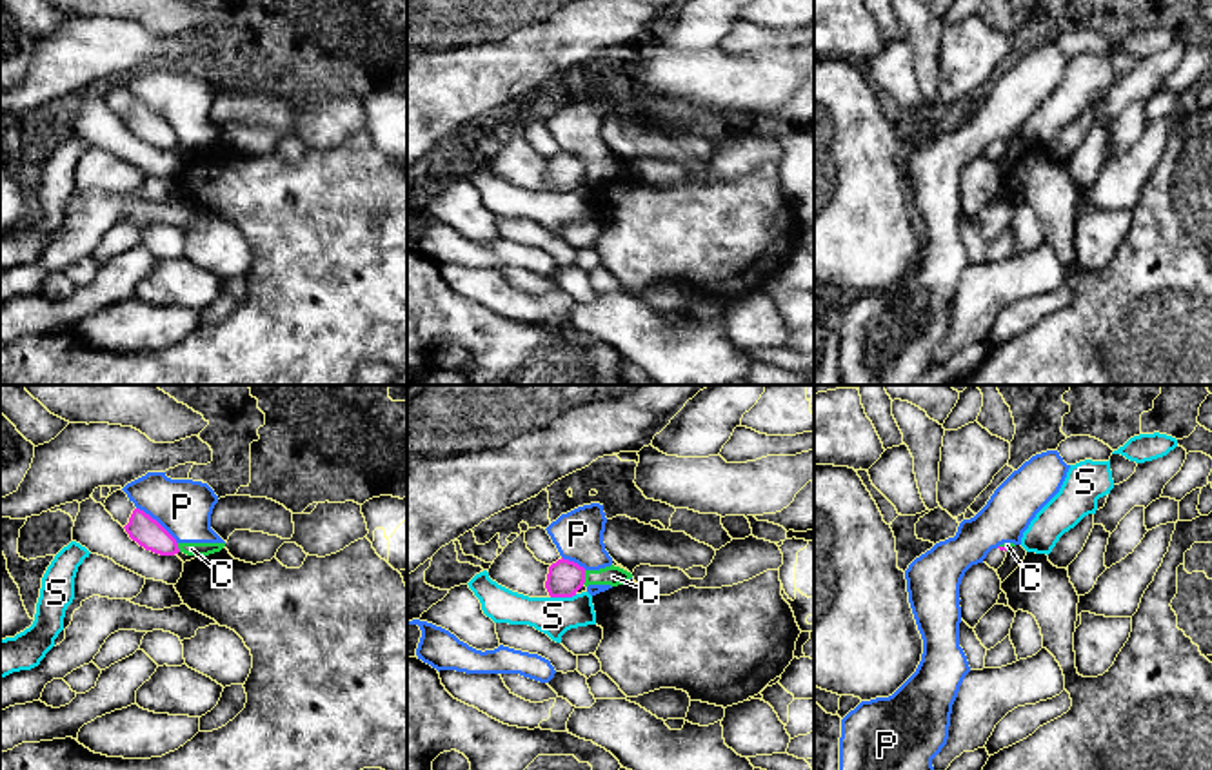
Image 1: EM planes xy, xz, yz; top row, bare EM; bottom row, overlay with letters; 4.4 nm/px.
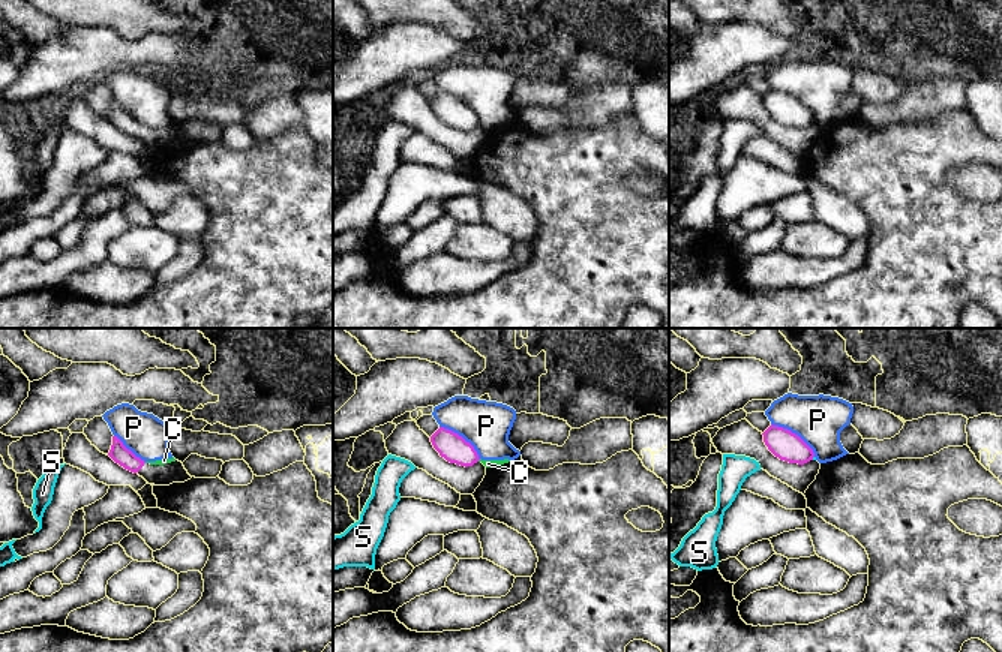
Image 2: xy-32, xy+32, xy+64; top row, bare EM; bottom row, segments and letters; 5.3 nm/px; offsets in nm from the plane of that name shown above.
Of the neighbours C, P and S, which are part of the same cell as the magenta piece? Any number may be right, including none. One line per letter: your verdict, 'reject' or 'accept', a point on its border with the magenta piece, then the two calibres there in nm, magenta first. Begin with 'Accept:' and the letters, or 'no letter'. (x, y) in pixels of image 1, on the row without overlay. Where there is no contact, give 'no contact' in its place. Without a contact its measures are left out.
Accept: no letter
C: reject | xz (584, 171) | 160/90 nm
P: reject | xy (158, 117) | 140/240 nm
S: reject | xz (564, 189) | 160/170 nm

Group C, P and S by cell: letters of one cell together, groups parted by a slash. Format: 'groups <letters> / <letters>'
groups C P / S

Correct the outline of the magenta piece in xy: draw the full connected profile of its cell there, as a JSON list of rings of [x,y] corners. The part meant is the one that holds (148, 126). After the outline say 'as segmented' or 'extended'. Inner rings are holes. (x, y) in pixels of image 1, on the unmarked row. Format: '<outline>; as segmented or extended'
[[[134,102],[129,116],[124,120],[133,134],[145,143],[160,149],[174,149],[180,145],[176,133],[149,107]]]; as segmented

